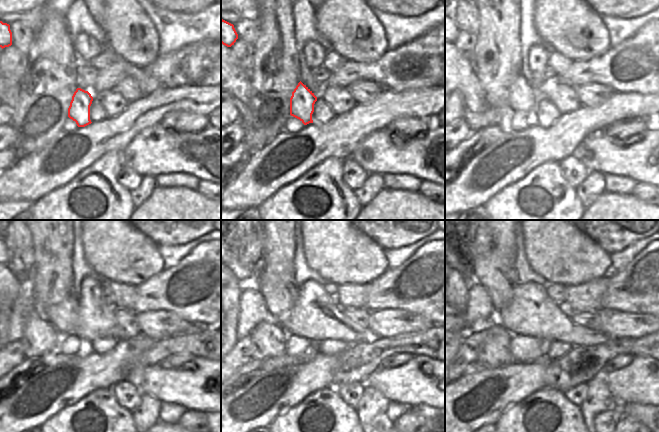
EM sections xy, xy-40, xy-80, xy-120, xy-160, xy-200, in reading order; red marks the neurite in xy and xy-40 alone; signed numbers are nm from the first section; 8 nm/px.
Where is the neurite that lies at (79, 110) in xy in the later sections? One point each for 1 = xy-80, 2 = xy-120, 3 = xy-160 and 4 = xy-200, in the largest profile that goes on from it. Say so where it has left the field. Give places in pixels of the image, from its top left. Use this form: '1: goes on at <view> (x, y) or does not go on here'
1: goes on at xy-80 (521, 98)
2: goes on at xy-120 (64, 316)
3: goes on at xy-160 (280, 299)
4: goes on at xy-200 (498, 275)

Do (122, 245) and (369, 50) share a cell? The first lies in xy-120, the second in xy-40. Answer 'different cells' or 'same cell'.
same cell

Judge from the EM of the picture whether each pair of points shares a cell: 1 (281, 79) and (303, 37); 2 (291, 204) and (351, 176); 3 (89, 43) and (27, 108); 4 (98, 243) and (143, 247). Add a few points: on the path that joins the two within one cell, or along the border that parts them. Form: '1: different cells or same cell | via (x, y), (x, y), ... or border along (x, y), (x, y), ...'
1: different cells | border along (293, 26), (300, 72)
2: different cells | border along (343, 161), (342, 180), (353, 191)
3: different cells | border along (72, 42), (75, 53), (79, 57)
4: same cell | via (109, 243), (114, 247), (132, 247)

